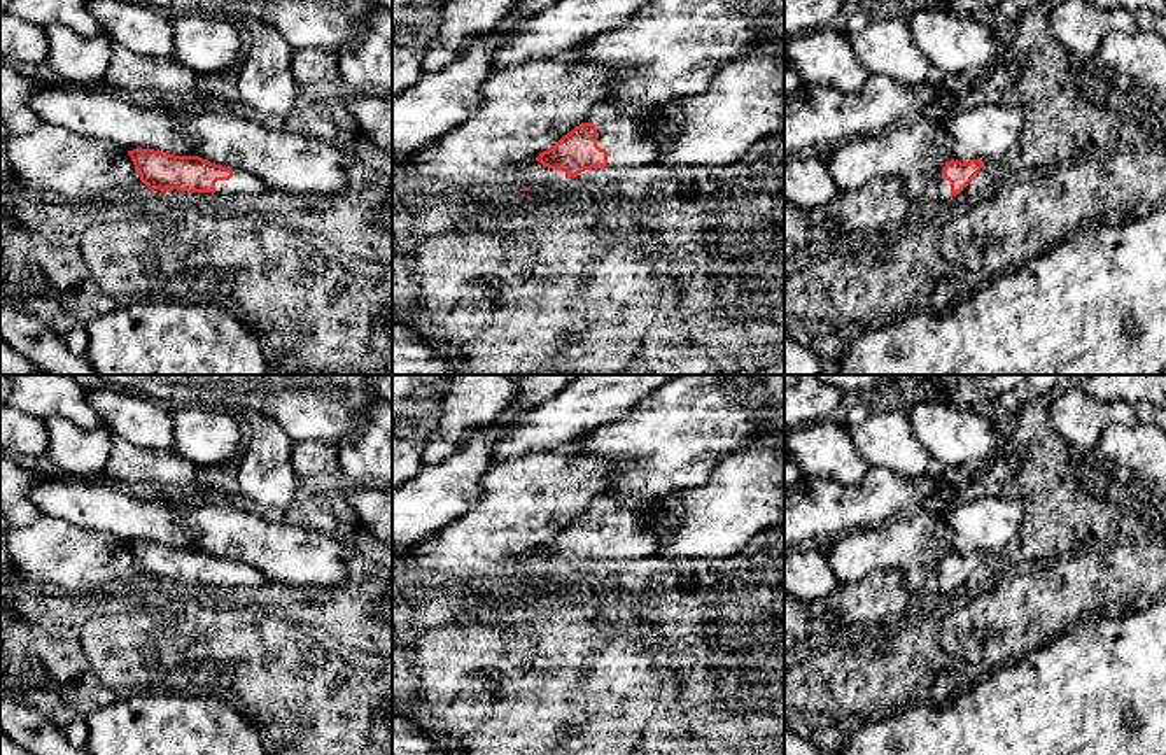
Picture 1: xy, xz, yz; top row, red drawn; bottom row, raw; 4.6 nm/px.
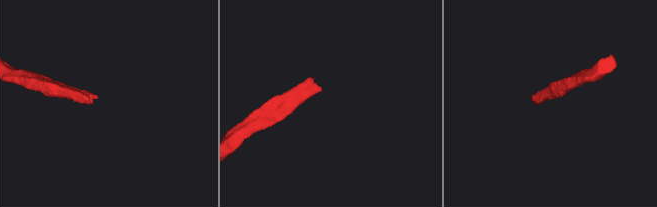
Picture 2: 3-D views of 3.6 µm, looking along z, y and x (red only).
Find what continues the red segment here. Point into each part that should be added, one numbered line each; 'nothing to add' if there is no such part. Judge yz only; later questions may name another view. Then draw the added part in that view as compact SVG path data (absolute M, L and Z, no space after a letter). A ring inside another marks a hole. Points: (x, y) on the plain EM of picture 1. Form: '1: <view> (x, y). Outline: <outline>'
1: yz (934, 578). Outline: M944 564L924 568L919 575L914 576L916 592L949 592L951 590L951 575L944 571Z

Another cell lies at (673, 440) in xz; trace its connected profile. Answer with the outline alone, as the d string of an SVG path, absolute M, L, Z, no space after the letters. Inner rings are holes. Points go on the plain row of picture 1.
M676 375L622 420L583 436L583 452L604 459L615 468L608 492L595 510L602 505L632 506L637 501L651 501L679 489L704 485L720 461L762 436L767 424L756 391L744 380L744 375Z

